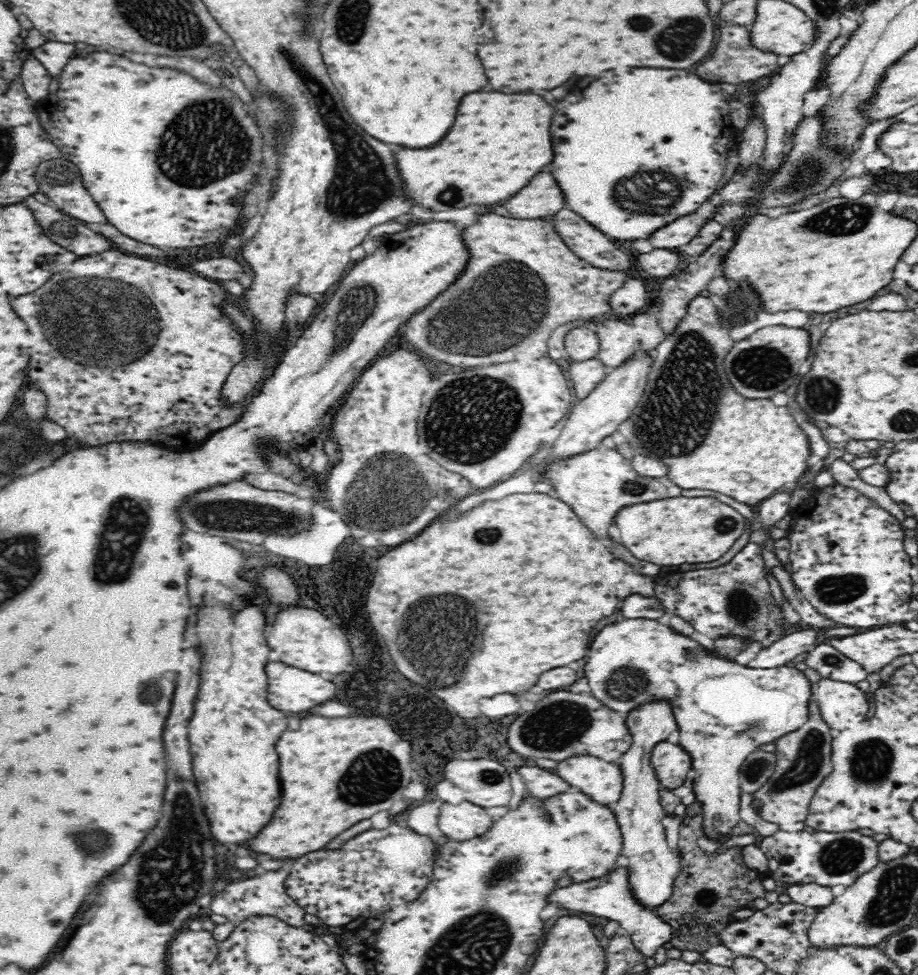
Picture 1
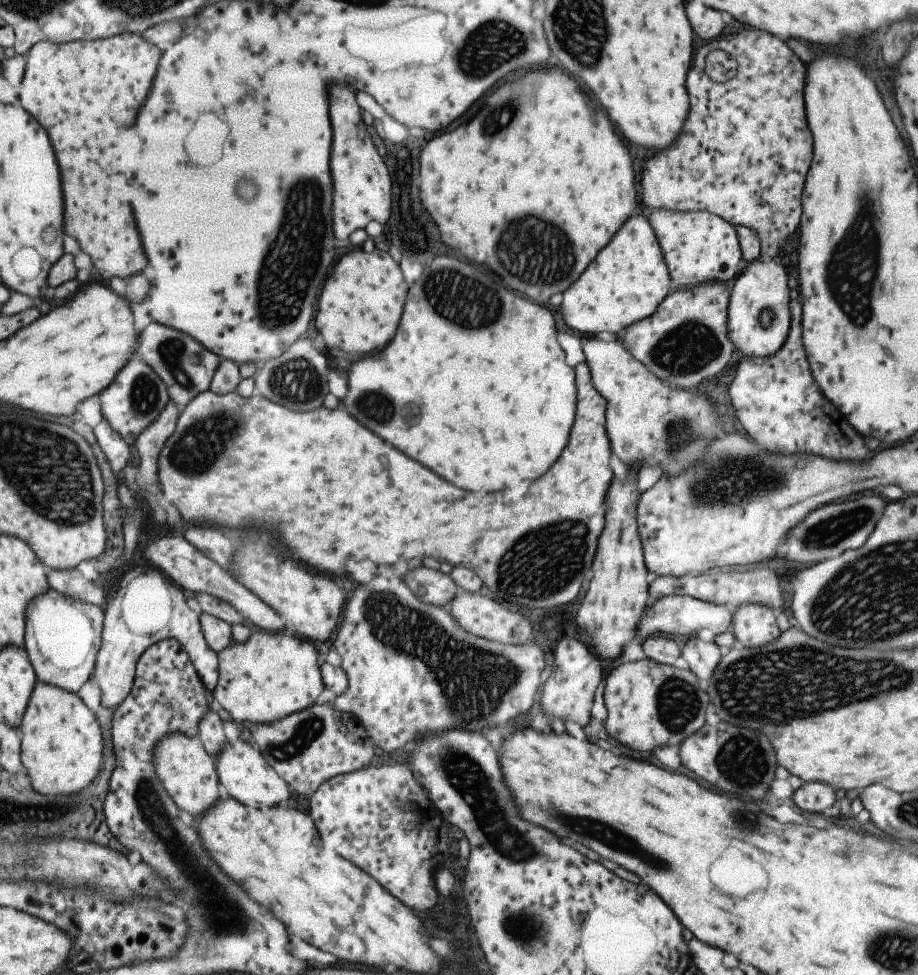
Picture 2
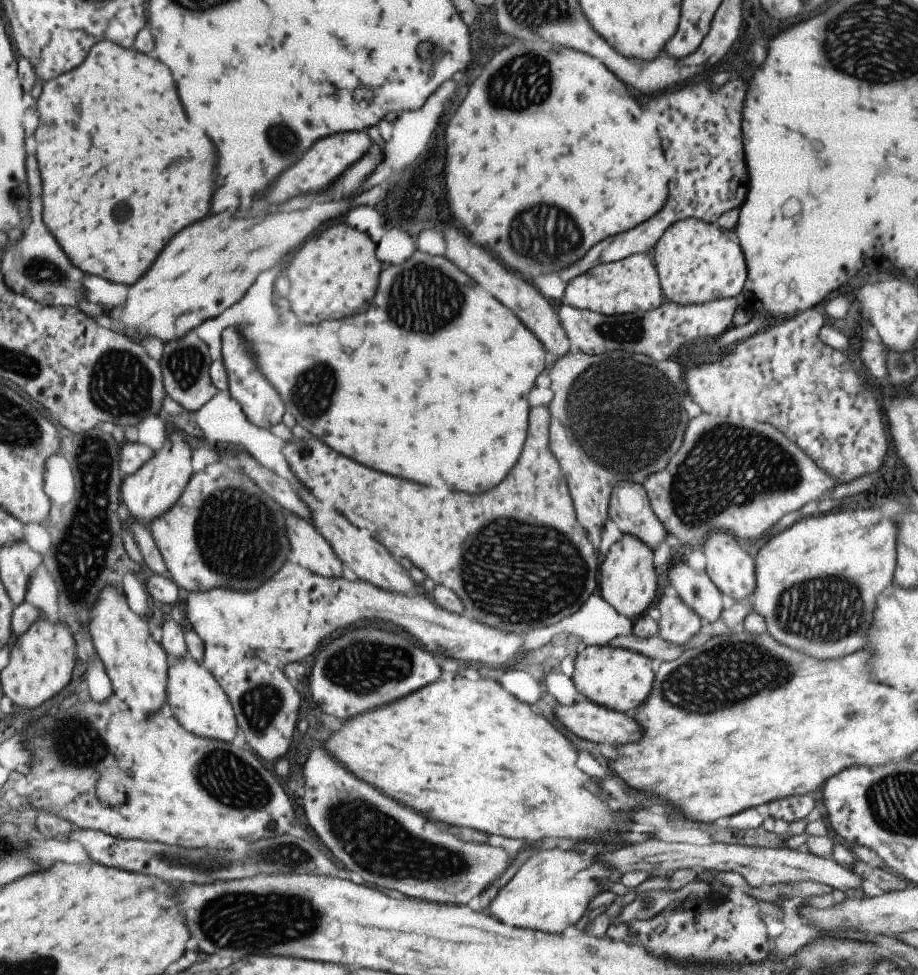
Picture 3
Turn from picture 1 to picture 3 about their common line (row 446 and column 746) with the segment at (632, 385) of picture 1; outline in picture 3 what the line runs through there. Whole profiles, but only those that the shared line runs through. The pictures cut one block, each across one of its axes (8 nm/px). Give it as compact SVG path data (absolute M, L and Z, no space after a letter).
M722 530L710 532L700 546L706 560L706 575L711 582L721 591L733 597L738 602L744 602L750 594L755 592L754 559L749 557L747 551L743 551L741 546L733 539L731 533Z

